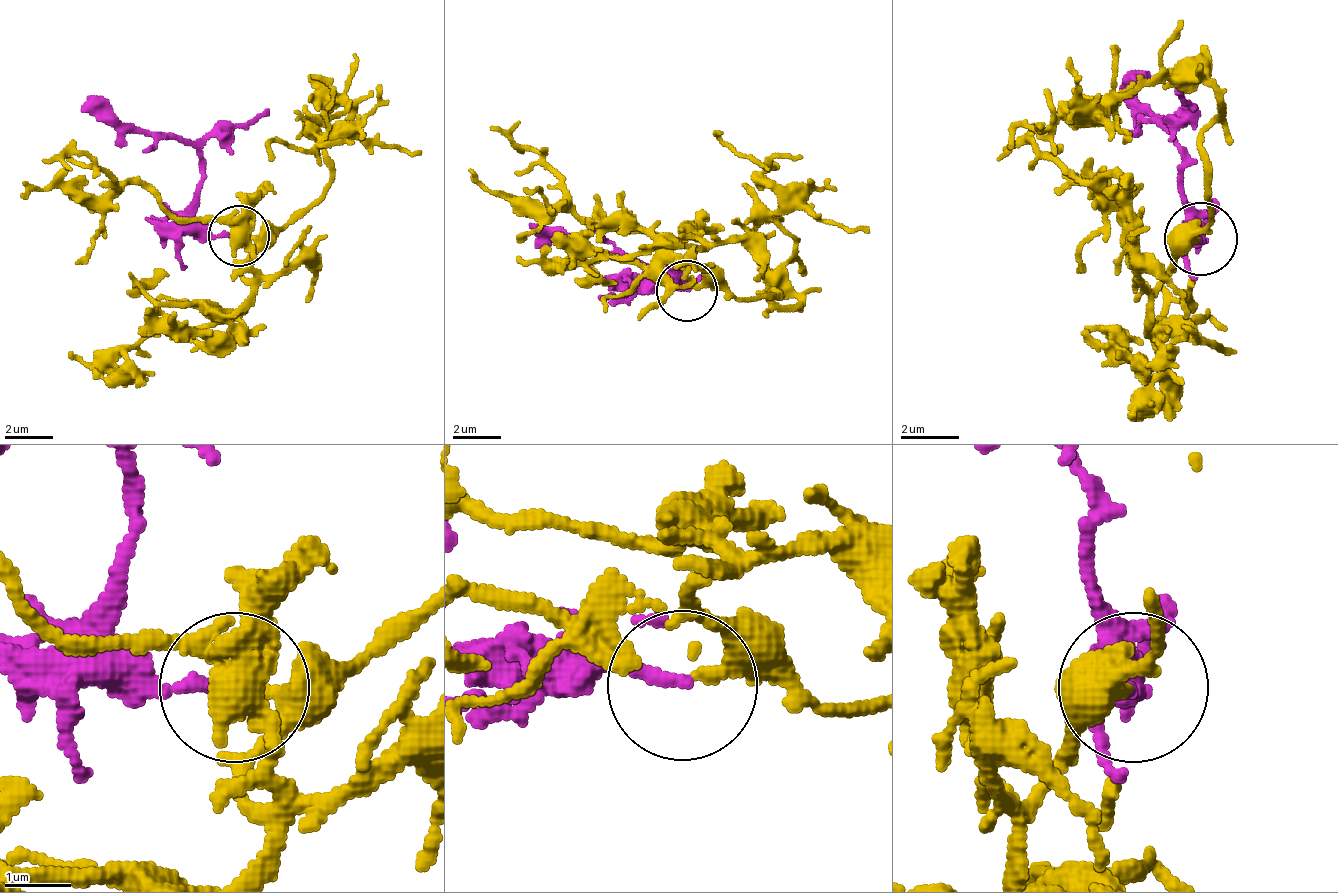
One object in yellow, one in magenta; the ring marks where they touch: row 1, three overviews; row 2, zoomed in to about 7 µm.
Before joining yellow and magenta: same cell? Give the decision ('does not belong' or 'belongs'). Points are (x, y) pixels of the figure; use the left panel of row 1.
belongs

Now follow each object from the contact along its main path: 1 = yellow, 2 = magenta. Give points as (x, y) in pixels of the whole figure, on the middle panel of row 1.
1: (688, 286), (773, 298), (773, 292), (797, 304), (785, 274), (791, 231), (755, 158), (719, 128)
2: (688, 292), (652, 286), (652, 274), (640, 261), (579, 249), (531, 225)

